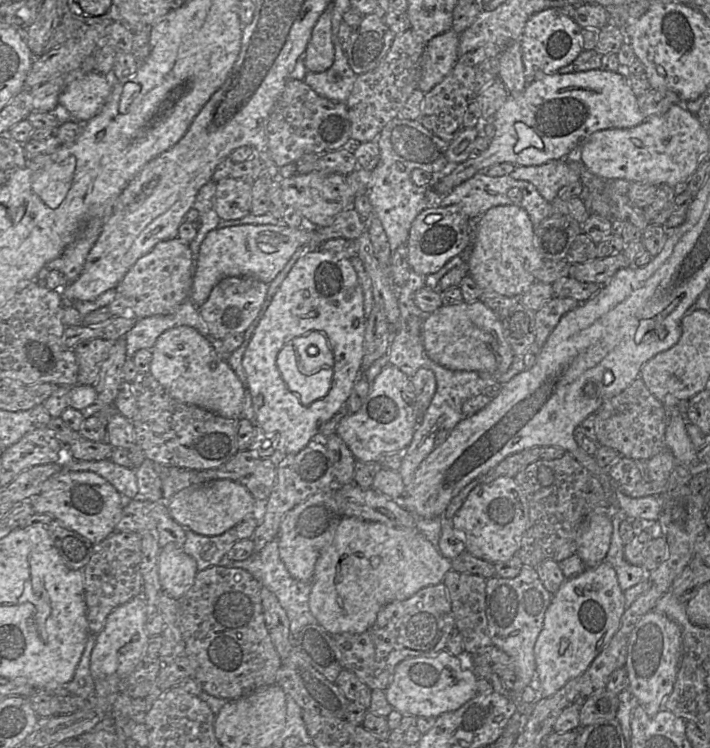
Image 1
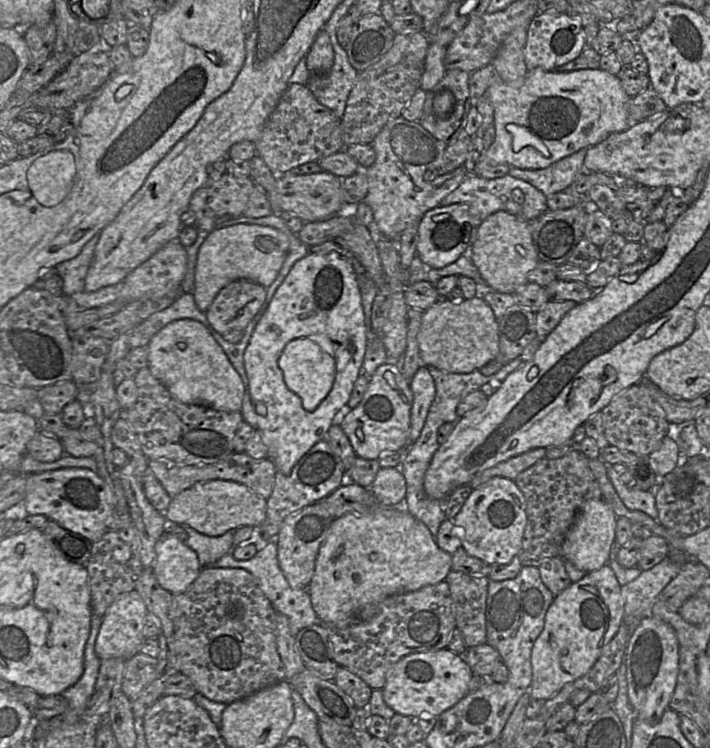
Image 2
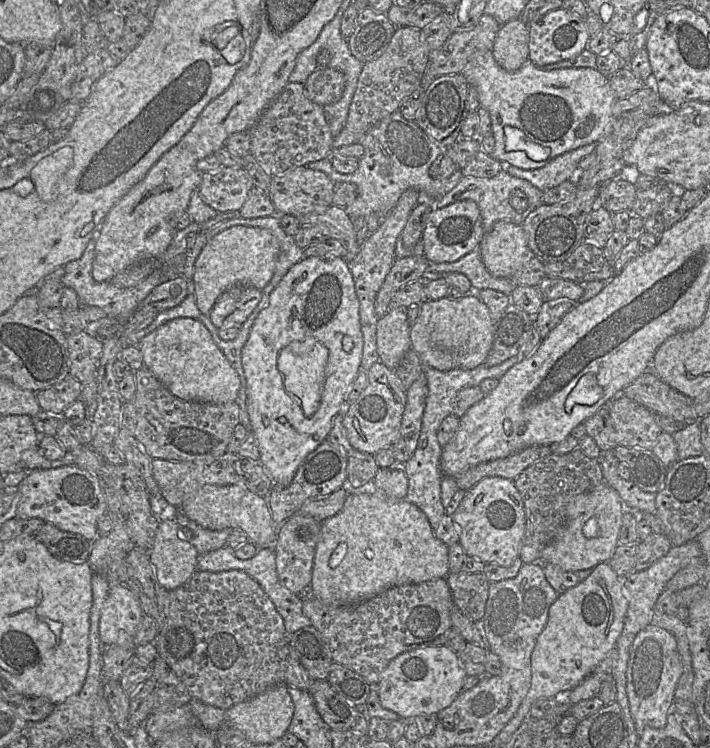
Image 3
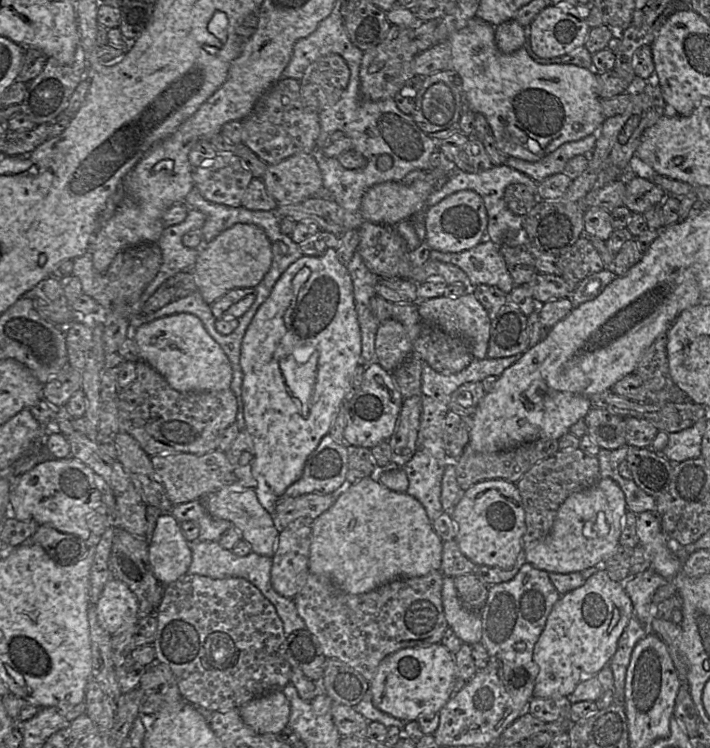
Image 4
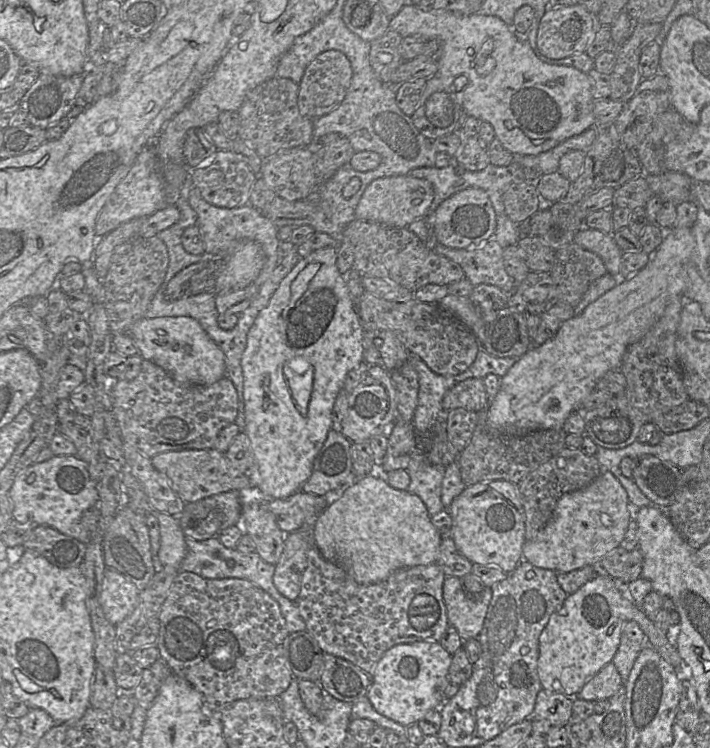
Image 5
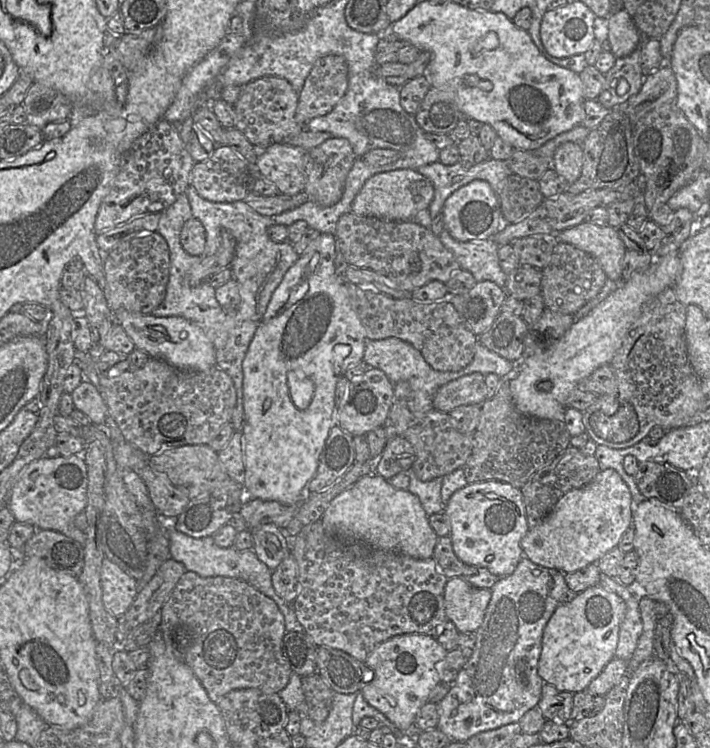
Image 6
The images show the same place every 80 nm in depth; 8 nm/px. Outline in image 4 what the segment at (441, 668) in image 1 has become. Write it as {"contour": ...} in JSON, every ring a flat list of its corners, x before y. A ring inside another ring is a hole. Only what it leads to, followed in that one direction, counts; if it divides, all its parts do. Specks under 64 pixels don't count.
{"contour":[[438,643,426,648,405,648,386,656,370,682,370,691,375,707,410,722,417,721,419,716,439,713,452,697,456,679,454,654]]}

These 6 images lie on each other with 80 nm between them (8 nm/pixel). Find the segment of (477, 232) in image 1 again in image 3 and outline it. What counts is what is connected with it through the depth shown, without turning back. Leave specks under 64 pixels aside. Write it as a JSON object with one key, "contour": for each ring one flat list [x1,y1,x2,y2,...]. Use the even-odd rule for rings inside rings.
{"contour":[[498,221,490,232,486,232,478,247,483,264,489,273,498,278,512,276,535,255,528,247,527,237,521,225]]}

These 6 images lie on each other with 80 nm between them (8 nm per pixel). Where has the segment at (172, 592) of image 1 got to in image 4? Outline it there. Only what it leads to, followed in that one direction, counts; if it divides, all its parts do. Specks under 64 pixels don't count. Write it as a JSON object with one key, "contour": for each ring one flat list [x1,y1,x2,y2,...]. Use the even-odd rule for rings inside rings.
{"contour":[[162,513,158,517,148,551,154,575,163,586,169,585,188,573,192,562,192,550,190,543,183,536,180,523,171,513]]}

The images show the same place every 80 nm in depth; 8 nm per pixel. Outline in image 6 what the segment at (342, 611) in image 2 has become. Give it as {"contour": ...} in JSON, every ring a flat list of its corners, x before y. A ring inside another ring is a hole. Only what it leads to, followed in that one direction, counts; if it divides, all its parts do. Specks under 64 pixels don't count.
{"contour":[[377,473,360,478,353,486,336,496,325,510,321,522,327,533,350,541,360,541,373,548,394,551,415,559,433,557,438,535,429,524,419,498,408,490,396,489,390,482]]}

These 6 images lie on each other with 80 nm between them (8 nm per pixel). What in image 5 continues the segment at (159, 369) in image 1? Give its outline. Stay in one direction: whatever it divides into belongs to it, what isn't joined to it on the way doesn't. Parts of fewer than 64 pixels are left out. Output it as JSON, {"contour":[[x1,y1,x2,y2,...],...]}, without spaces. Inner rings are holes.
{"contour":[[190,316,142,317,130,328,129,335,143,359,154,362,182,385,211,385,226,376,224,353]]}

